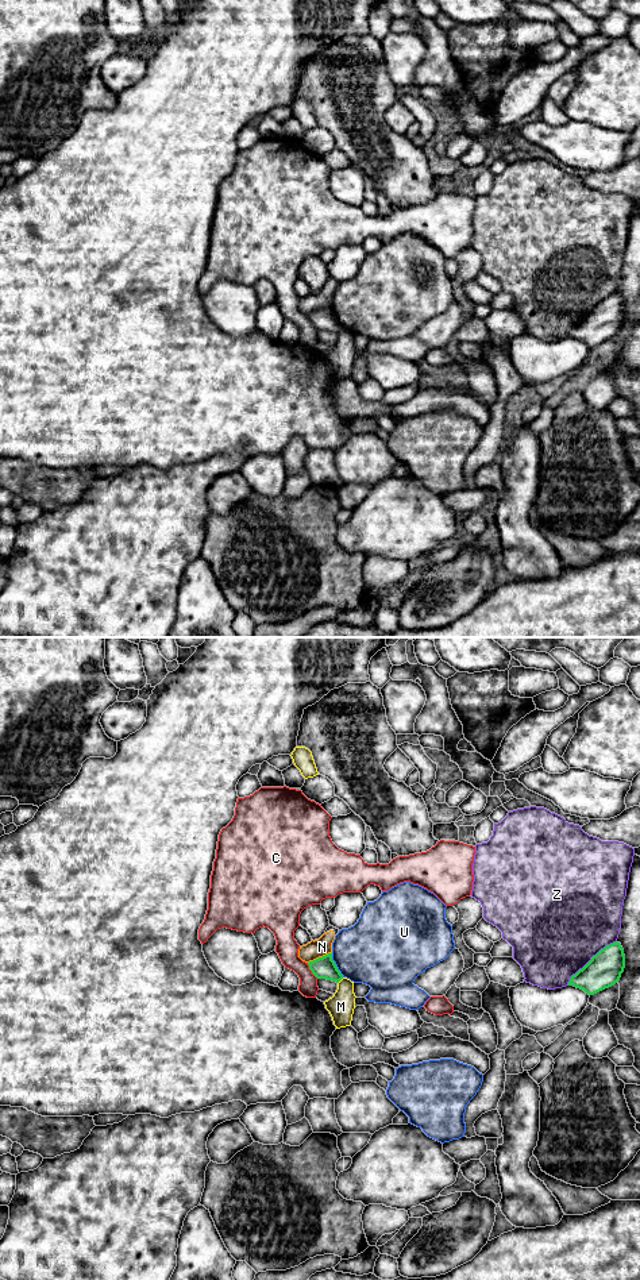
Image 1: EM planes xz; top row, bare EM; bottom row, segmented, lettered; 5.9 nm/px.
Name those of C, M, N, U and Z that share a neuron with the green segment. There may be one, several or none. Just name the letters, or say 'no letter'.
no letter

